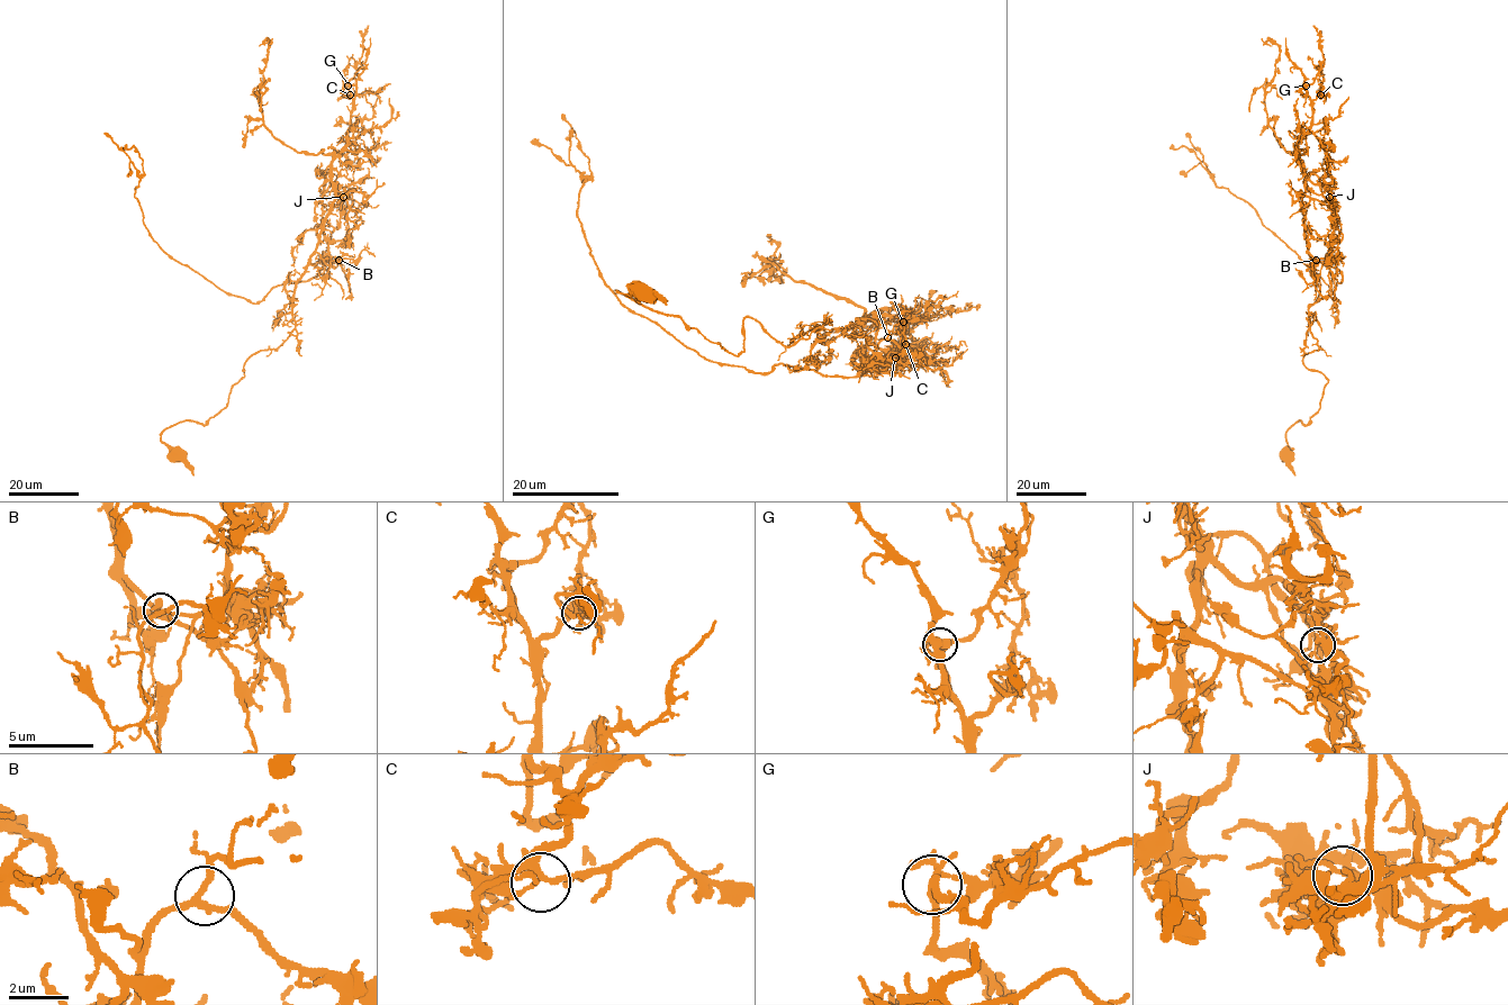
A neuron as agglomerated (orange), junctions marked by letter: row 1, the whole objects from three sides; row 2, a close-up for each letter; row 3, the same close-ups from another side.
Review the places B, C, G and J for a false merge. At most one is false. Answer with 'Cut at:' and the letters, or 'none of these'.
Cut at: J

